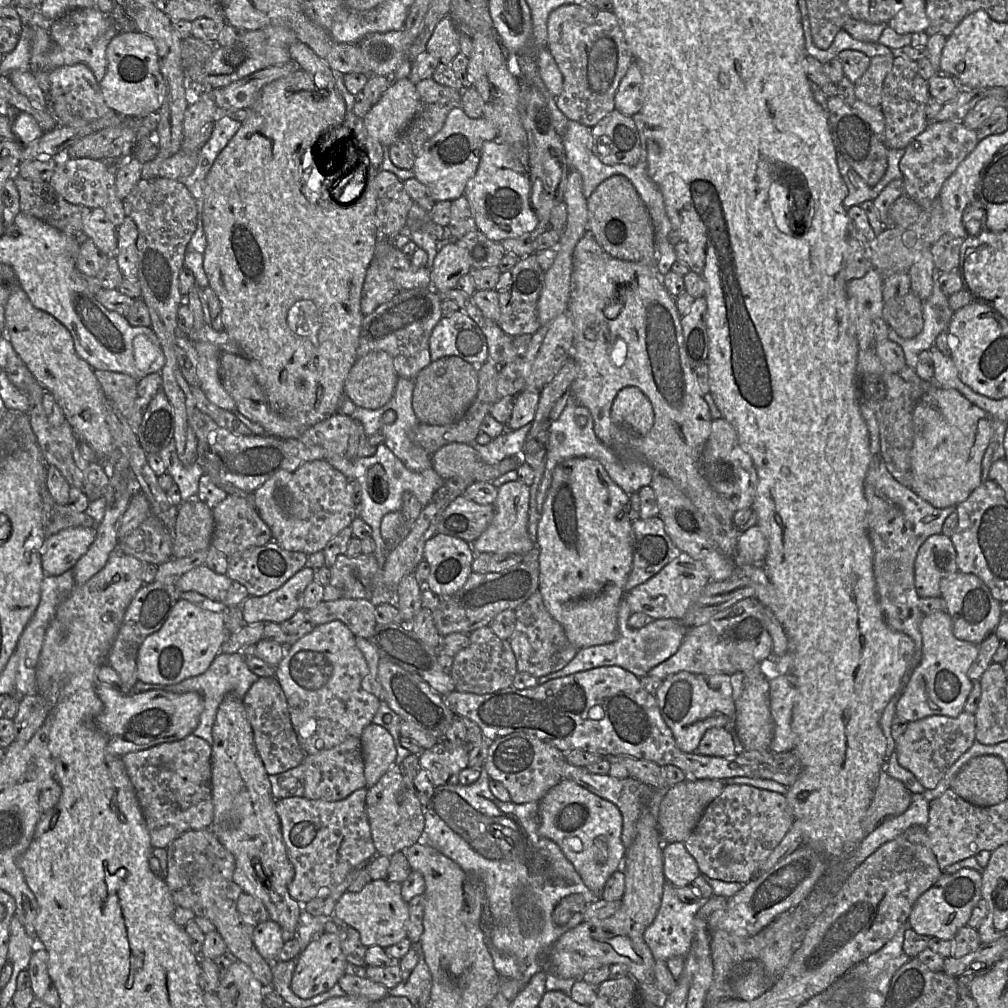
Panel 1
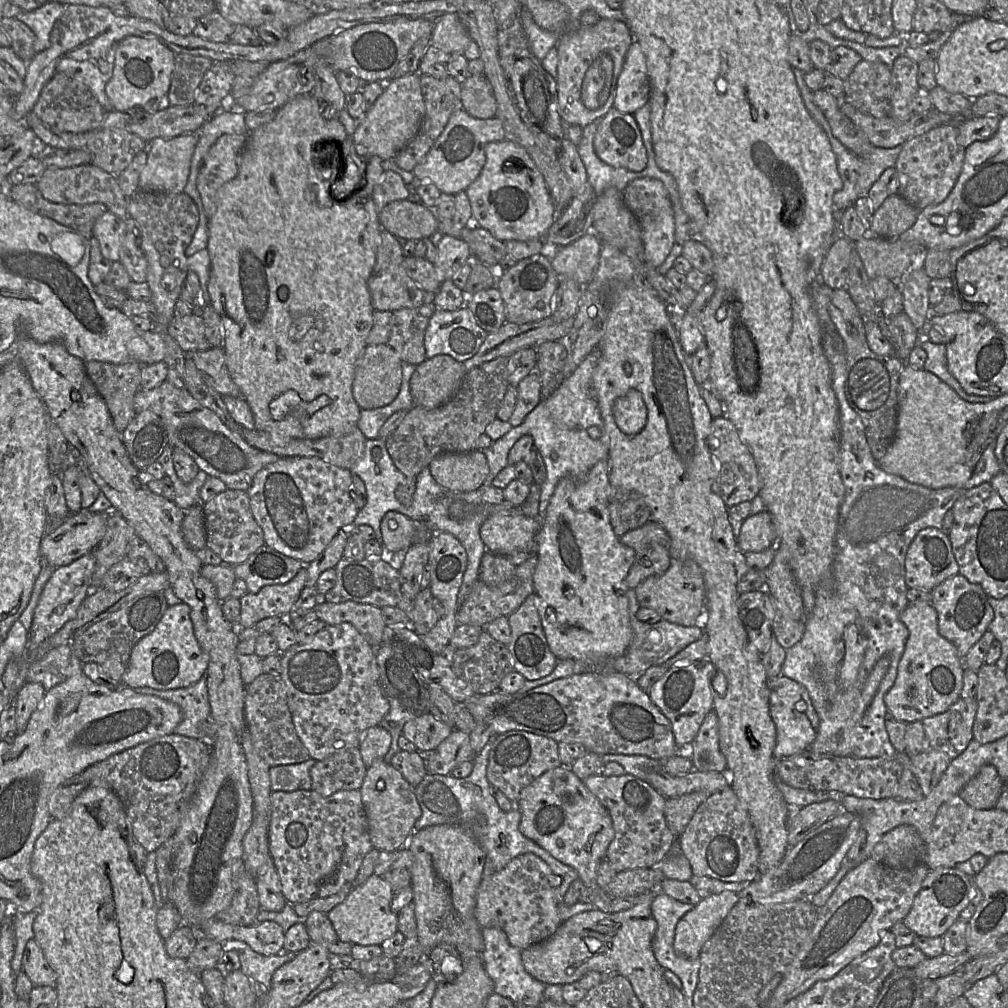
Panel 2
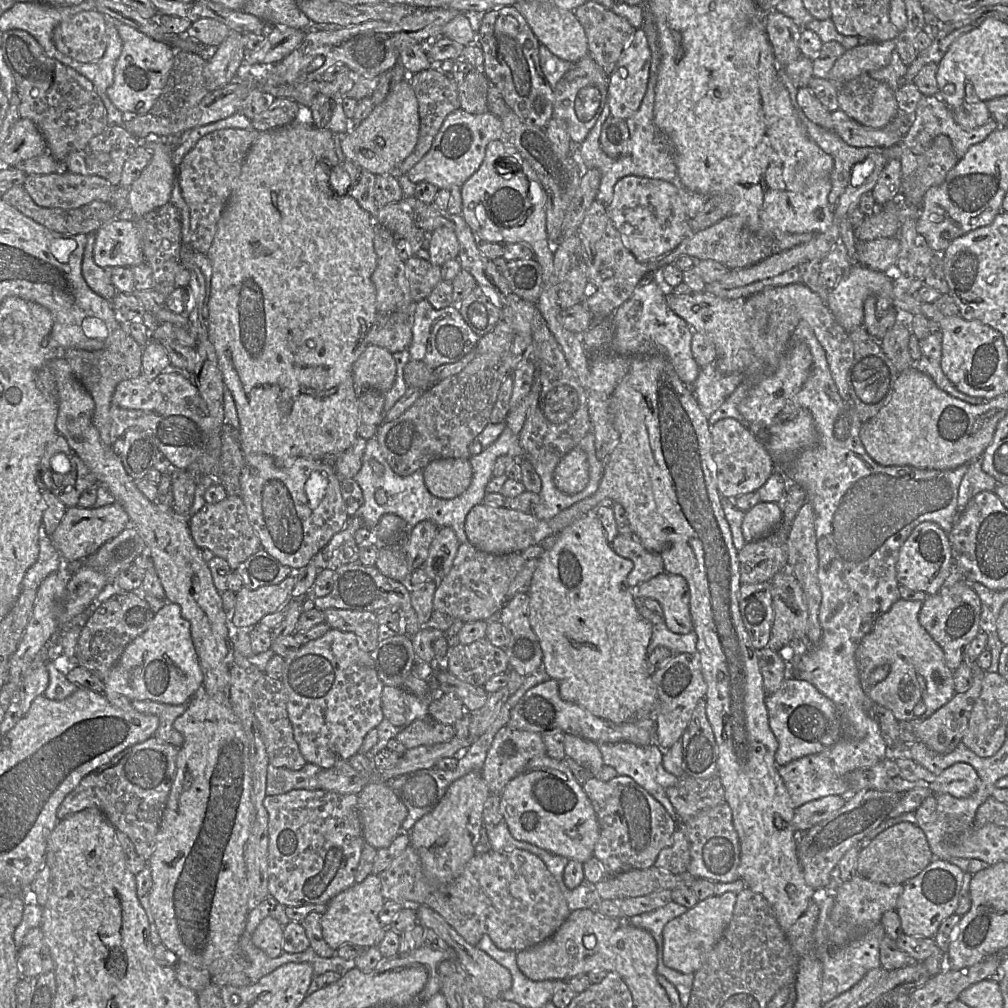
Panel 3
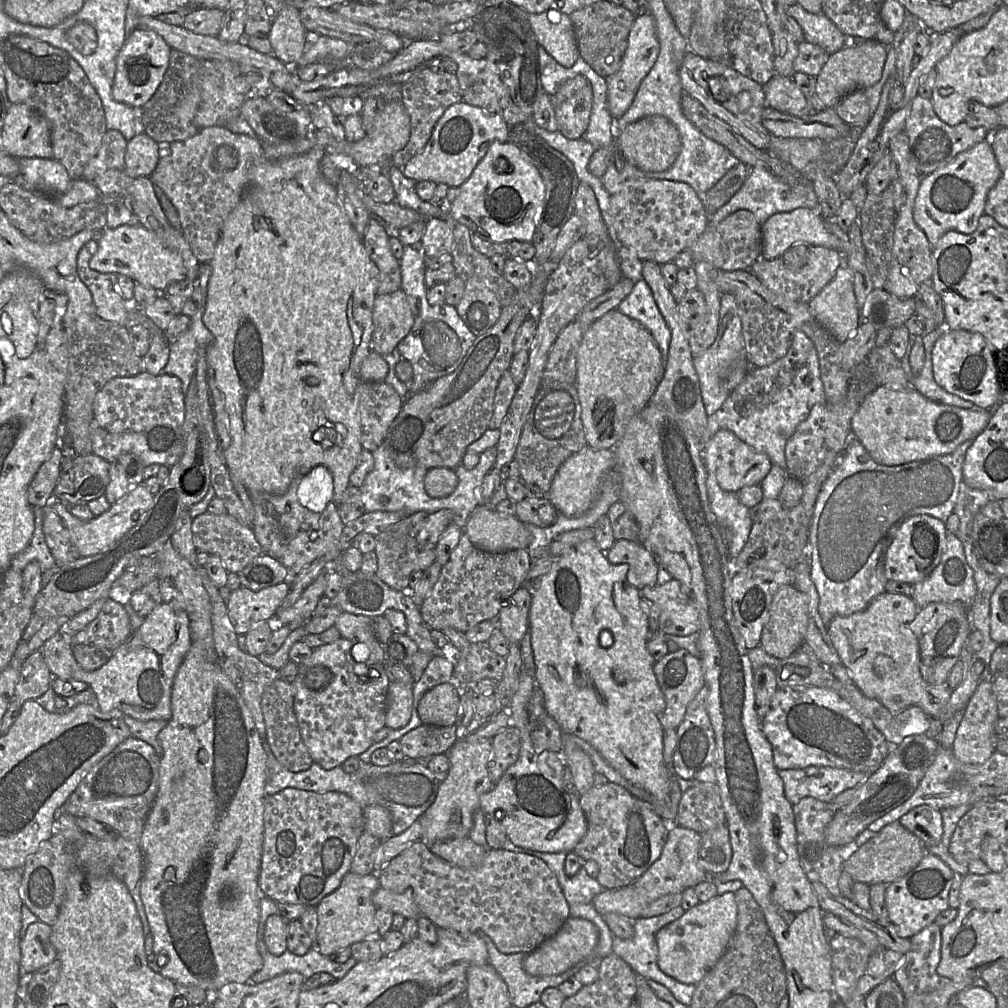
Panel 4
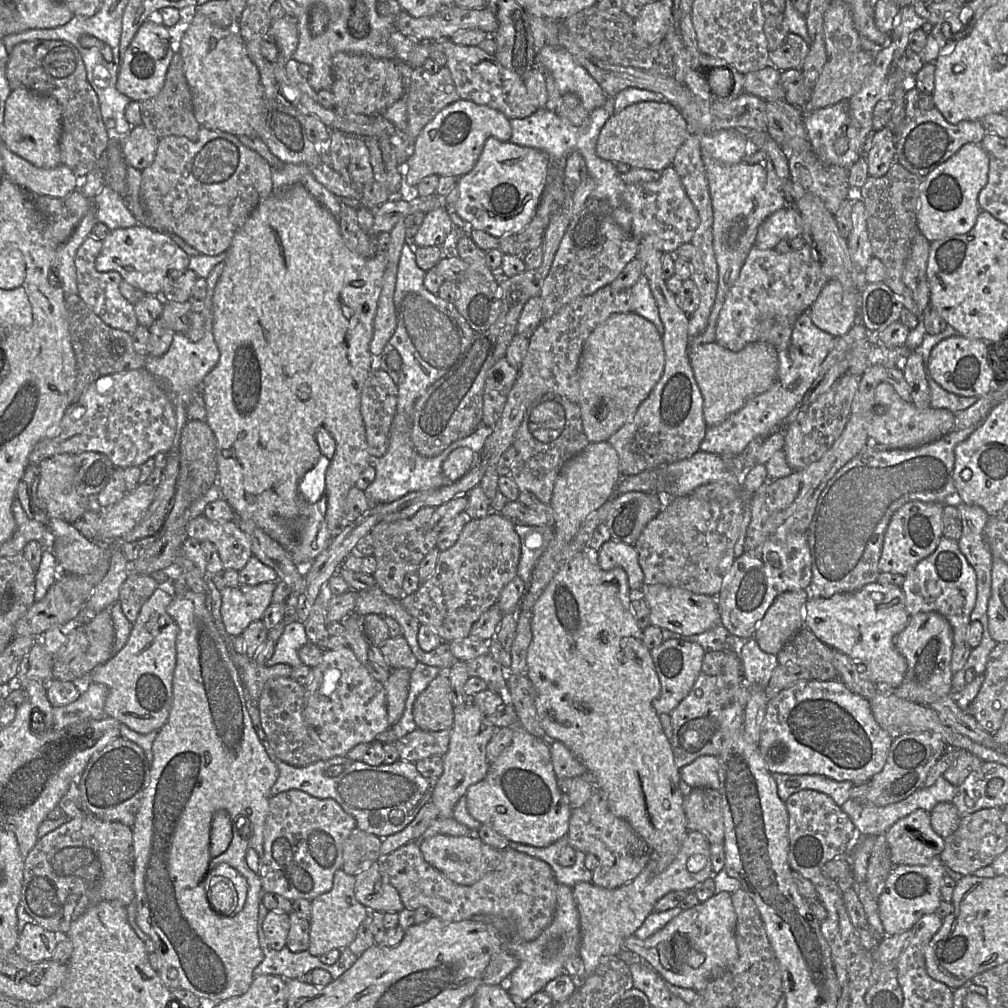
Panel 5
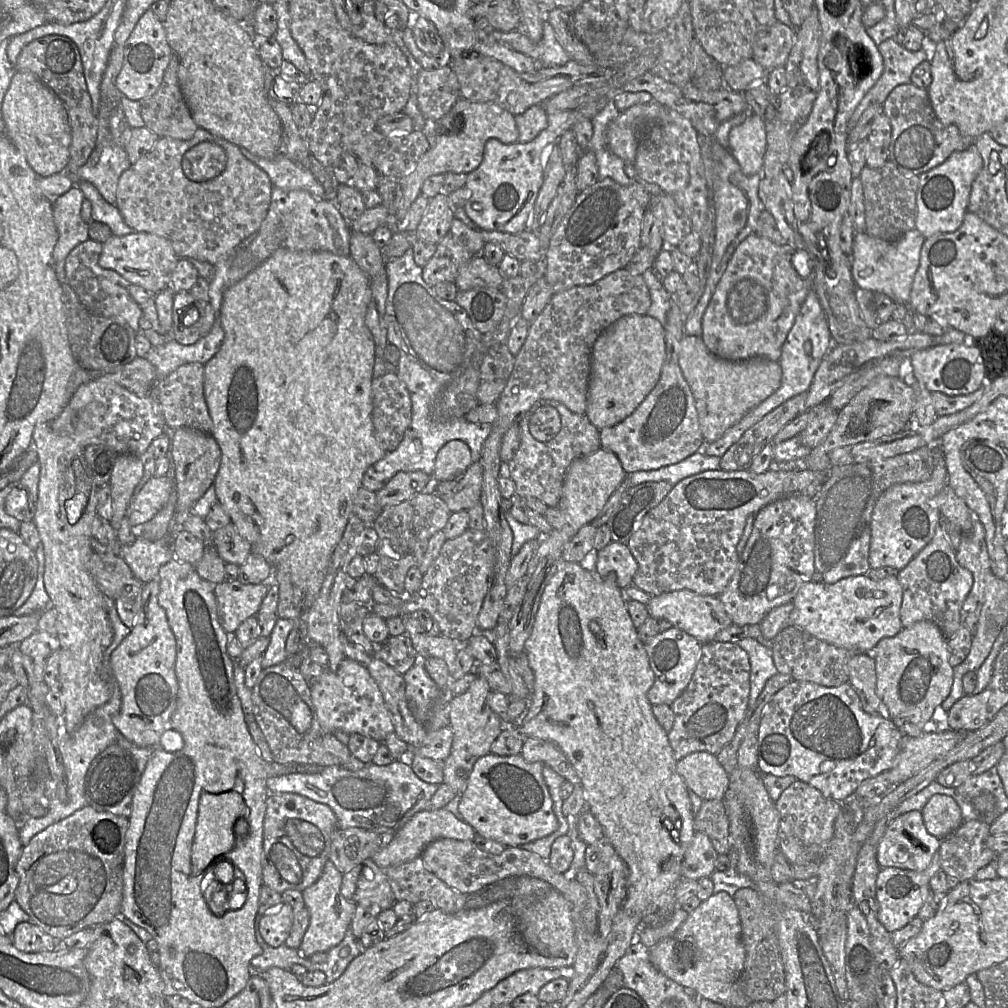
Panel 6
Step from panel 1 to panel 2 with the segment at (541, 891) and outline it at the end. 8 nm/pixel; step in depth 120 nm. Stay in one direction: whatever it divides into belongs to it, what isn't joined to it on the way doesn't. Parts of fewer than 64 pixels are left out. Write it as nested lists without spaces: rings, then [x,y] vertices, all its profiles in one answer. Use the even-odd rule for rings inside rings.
[[[493,734],[481,752],[473,756],[473,770],[469,776],[455,778],[451,775],[427,773],[423,780],[414,787],[414,793],[422,811],[414,825],[414,831],[440,824],[461,827],[482,848],[486,858],[491,860],[495,872],[502,870],[513,858],[525,853],[532,853],[542,859],[554,875],[550,879],[550,885],[555,888],[558,912],[562,922],[574,915],[593,910],[593,903],[577,902],[572,906],[564,904],[564,895],[570,884],[579,878],[576,870],[554,858],[520,832],[521,812],[518,808],[514,807],[505,812],[498,806],[486,776],[491,743],[497,736]]]

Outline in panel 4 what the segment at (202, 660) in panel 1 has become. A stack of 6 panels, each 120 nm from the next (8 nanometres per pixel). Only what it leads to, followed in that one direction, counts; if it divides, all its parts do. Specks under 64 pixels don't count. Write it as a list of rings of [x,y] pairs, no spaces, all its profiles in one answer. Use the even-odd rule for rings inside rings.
[[[161,602],[137,629],[132,630],[112,657],[96,670],[86,671],[77,664],[69,639],[63,638],[59,632],[48,639],[41,650],[55,677],[85,682],[94,691],[101,711],[118,709],[140,721],[169,721],[174,677],[190,648],[191,632],[186,612]]]

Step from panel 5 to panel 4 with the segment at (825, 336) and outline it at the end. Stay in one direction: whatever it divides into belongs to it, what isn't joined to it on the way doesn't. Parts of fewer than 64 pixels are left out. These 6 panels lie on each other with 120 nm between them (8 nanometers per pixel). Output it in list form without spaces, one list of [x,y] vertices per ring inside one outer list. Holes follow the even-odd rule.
[[[797,330],[783,357],[766,366],[751,367],[720,408],[708,416],[702,442],[707,442],[719,430],[729,430],[750,447],[766,454],[772,464],[786,470],[787,440],[808,417],[812,407],[825,402],[816,348],[802,330]]]

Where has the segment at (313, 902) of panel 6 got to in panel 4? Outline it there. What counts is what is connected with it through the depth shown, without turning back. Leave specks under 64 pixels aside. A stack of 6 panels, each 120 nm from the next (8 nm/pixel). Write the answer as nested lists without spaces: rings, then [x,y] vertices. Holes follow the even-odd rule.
[[[349,871],[340,886],[319,902],[316,906],[318,925],[315,947],[322,955],[329,957],[341,949],[378,934],[375,915],[377,907],[372,901],[372,895],[379,887],[377,873],[359,875]]]

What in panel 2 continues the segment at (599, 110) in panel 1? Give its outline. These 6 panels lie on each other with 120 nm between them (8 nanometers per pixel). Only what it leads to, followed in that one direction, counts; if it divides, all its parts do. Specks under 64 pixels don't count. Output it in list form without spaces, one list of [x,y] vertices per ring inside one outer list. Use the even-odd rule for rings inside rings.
[[[600,18],[591,26],[581,25],[559,36],[556,45],[558,113],[565,124],[581,128],[600,121],[613,107],[616,85],[634,37],[624,21]]]

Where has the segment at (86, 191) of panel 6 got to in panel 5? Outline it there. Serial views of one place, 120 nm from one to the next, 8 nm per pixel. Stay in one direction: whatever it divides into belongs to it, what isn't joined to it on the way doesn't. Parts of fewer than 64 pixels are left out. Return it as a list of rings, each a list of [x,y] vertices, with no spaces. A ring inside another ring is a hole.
[[[106,185],[93,198],[93,212],[96,220],[105,224],[110,231],[138,224],[123,196]]]

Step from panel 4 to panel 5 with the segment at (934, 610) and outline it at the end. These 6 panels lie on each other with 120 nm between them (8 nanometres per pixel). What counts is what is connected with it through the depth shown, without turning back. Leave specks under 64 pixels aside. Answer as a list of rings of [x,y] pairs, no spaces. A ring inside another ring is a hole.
[[[936,612],[913,615],[906,627],[896,636],[894,646],[907,663],[902,683],[892,690],[896,696],[915,704],[930,706],[950,694],[953,679],[951,657],[954,642],[951,626],[945,617]]]

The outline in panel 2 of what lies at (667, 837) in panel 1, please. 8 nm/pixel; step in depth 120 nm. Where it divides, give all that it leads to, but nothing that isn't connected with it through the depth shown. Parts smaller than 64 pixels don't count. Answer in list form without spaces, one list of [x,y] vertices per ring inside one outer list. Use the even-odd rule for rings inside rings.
[[[697,791],[676,798],[666,798],[664,814],[671,832],[679,837],[695,811],[710,795],[705,791]]]

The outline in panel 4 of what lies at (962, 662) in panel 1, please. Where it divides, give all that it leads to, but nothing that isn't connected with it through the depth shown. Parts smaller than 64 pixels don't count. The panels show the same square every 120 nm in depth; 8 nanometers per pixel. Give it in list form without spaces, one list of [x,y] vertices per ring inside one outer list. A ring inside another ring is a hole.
[[[885,591],[863,611],[834,617],[827,632],[842,664],[865,697],[878,700],[892,714],[917,706],[927,715],[938,718],[952,690],[948,685],[931,685],[921,675],[919,643],[910,629],[918,611],[911,597]]]

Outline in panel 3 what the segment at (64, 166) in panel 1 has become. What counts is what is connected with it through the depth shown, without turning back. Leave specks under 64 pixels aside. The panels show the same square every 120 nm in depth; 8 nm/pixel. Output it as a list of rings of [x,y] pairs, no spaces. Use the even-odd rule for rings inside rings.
[[[64,168],[48,175],[27,175],[23,187],[39,206],[61,209],[76,209],[93,201],[109,203],[114,190],[114,187],[102,177],[75,174]]]

